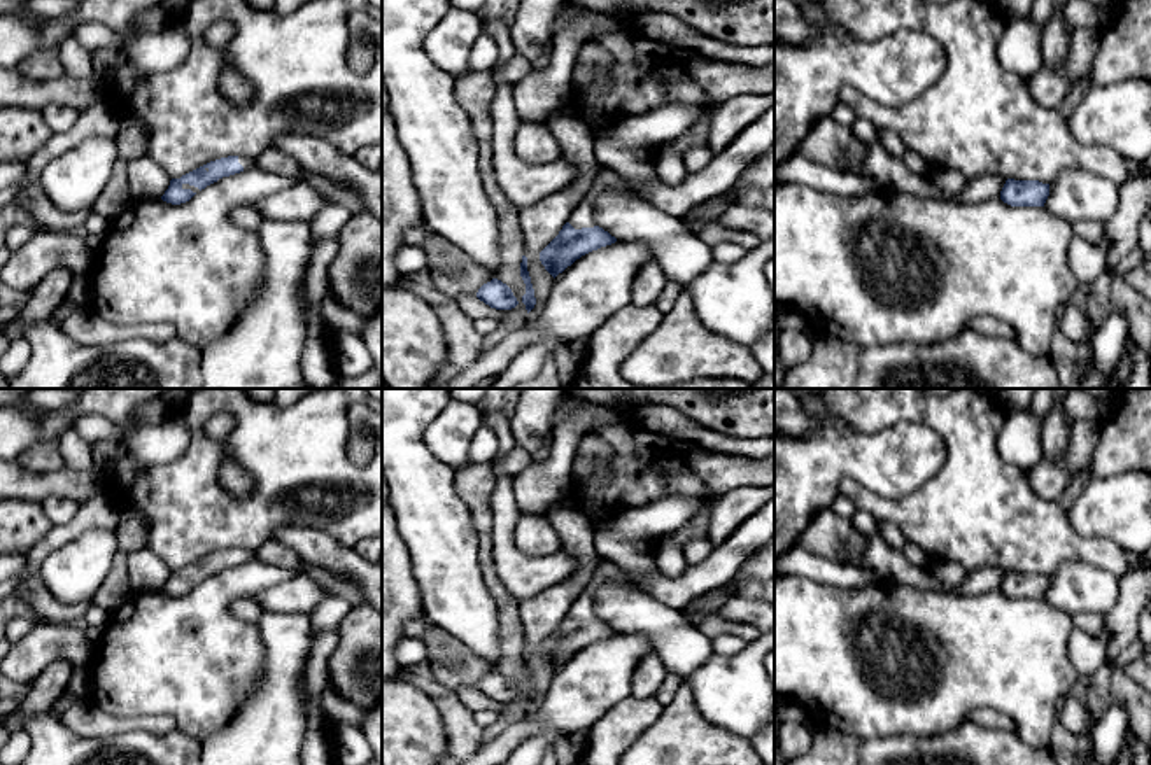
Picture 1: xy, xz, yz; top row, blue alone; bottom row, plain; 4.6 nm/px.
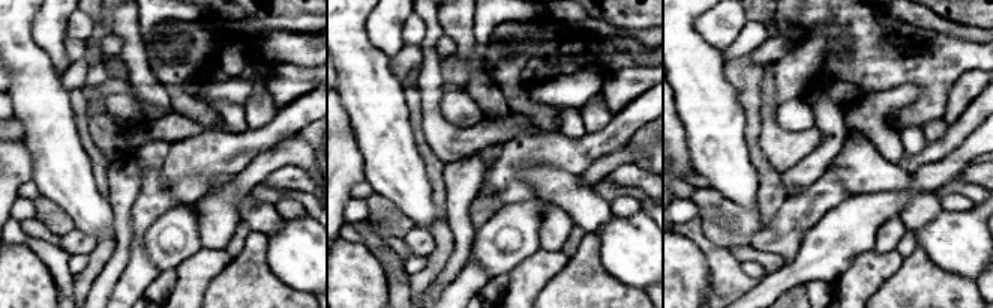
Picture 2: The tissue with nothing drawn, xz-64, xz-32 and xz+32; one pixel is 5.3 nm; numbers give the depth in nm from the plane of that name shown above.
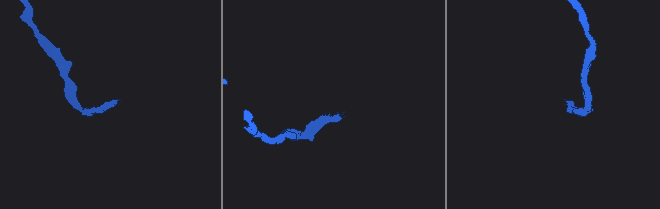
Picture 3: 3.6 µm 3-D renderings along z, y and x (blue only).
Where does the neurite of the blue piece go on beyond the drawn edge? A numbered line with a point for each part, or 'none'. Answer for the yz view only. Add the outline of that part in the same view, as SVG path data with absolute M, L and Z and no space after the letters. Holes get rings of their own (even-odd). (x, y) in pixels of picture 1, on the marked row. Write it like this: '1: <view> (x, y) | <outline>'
none

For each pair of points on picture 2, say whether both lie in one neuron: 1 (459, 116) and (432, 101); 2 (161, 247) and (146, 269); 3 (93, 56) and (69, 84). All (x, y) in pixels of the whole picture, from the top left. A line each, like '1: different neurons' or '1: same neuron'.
1: different neurons
2: different neurons
3: same neuron

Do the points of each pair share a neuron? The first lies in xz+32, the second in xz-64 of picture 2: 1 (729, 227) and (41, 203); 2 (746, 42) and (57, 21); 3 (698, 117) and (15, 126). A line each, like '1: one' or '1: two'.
1: one
2: two
3: two

